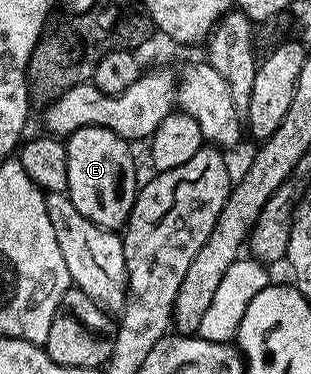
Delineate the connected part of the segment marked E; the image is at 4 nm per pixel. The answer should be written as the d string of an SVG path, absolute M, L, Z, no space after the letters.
M88 125L83 129L77 129L65 138L66 154L68 155L68 187L66 193L72 199L76 211L84 215L92 223L96 223L101 229L118 231L125 226L130 212L134 206L134 200L138 197L140 180L134 170L134 157L130 154L131 146L122 137L117 137L112 131L96 125Z

